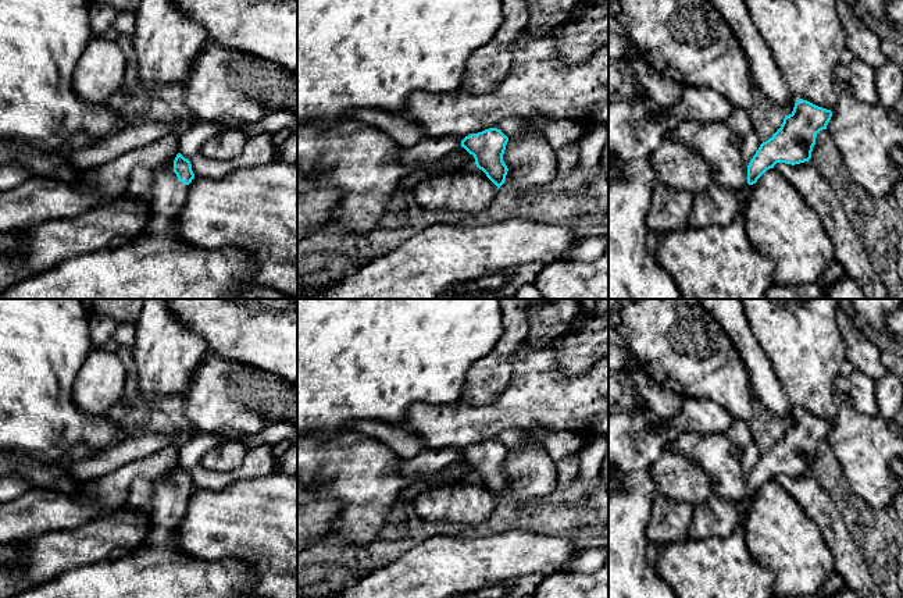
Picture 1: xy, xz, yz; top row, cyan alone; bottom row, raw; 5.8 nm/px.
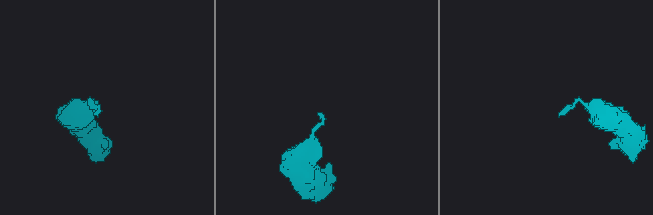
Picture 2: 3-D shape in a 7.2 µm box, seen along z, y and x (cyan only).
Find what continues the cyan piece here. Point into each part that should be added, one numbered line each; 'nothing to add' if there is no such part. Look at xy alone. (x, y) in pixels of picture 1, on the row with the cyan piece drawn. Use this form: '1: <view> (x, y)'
1: xy (157, 264)

